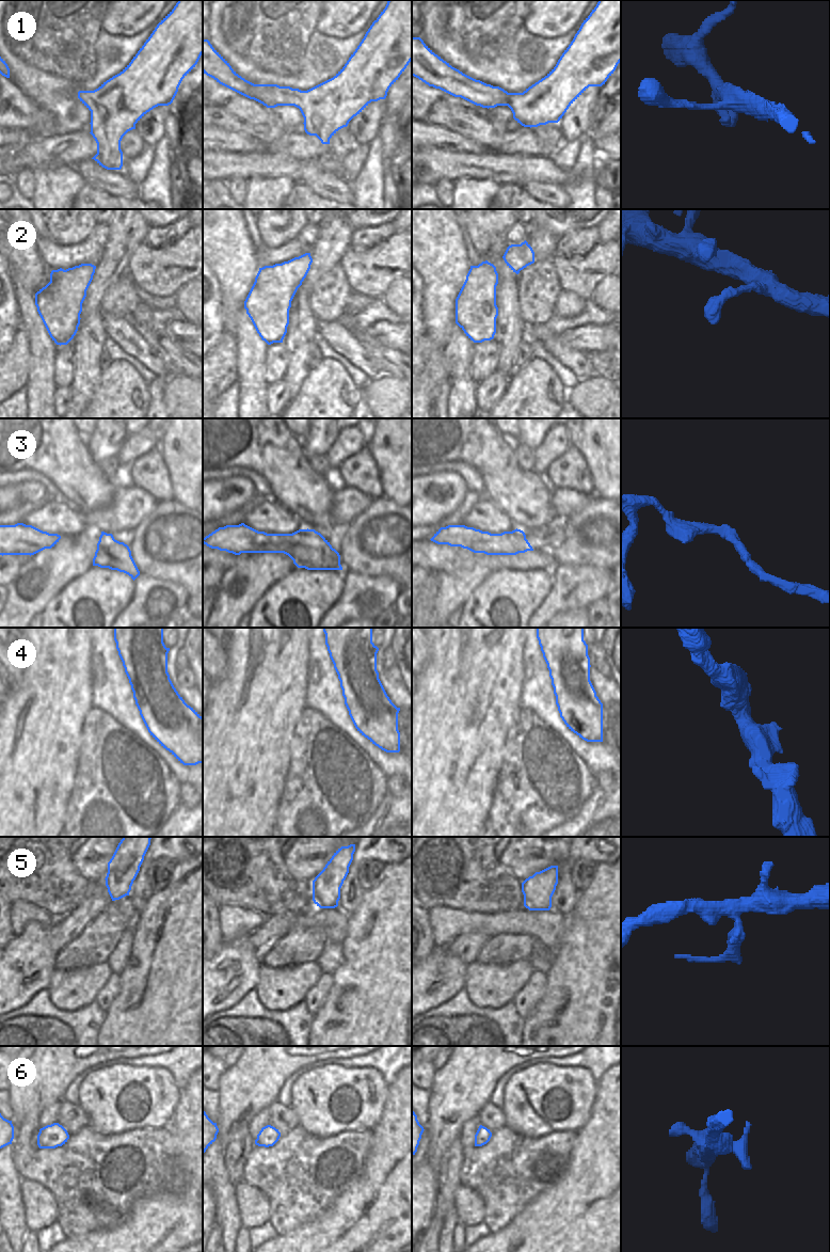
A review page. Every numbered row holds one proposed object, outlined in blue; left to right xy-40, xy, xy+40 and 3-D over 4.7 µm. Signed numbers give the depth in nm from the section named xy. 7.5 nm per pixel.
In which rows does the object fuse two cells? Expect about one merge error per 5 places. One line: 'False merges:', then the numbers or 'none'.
False merges: 5

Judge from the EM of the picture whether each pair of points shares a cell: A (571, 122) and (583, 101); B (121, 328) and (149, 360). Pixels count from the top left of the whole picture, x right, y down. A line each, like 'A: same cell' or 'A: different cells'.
A: same cell
B: same cell

